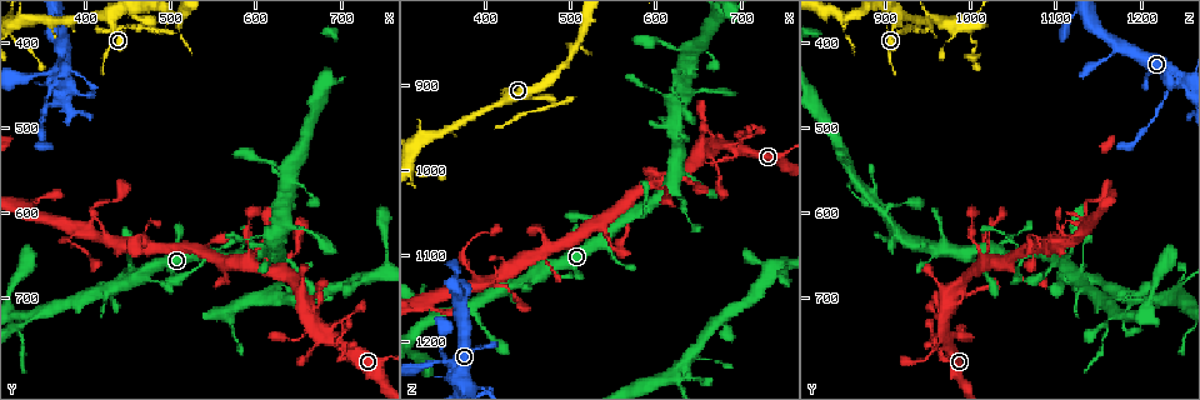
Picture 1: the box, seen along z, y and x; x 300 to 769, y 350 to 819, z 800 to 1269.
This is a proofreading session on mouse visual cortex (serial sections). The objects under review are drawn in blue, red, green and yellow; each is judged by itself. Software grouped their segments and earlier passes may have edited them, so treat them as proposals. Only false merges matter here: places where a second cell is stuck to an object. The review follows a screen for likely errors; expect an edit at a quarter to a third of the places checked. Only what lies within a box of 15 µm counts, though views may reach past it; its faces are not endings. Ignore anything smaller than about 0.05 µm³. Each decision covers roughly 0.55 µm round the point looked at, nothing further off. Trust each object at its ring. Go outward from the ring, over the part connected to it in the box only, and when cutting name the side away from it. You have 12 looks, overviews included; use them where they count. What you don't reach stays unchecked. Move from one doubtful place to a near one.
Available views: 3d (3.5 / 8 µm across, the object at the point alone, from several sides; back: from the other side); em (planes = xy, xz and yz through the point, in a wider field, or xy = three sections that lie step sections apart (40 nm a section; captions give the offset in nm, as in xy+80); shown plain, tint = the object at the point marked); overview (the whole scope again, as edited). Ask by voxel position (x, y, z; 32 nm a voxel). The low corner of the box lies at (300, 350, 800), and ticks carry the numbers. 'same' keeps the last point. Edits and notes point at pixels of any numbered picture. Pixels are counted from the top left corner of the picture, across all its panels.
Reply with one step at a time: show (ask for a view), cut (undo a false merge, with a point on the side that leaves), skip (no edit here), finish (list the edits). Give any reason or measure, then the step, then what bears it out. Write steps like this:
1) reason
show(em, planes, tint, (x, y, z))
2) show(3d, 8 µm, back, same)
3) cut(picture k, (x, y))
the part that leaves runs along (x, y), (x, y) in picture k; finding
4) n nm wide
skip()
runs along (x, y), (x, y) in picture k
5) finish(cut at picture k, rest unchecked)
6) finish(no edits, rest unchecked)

two arms in line, one across
show(3d, 3.5 µm, (345, 720, 1170))

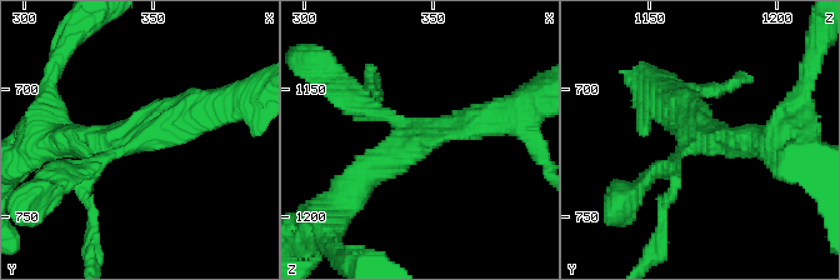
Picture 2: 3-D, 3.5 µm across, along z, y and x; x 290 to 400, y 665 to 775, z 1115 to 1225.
shape alone is not enough
show(em, xy, step 3, tint, (346, 717, 1170))

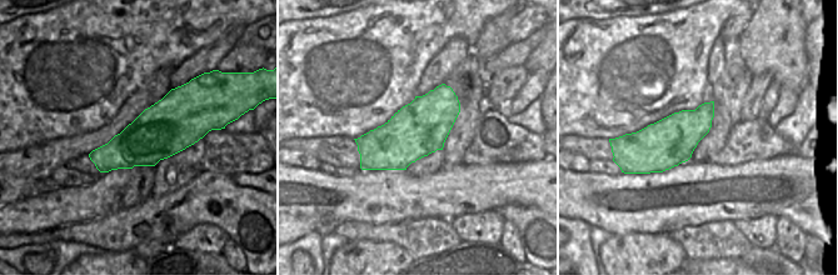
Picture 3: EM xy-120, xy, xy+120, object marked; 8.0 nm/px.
arms of 150, 350, 400 nm
skip()
runs along (494, 115), (395, 150), (353, 189) in picture 2; continuous, no second cell

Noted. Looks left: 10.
sharp bend
show(3d, 8 µm, (480, 385, 925))

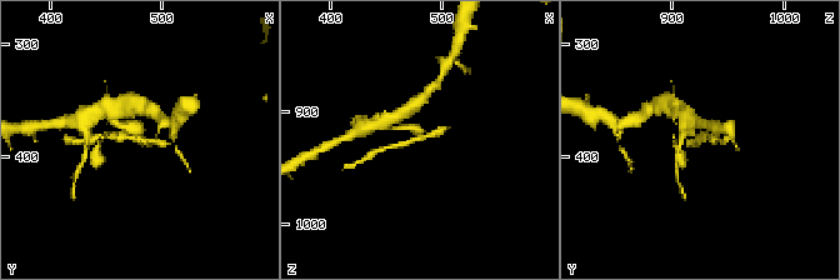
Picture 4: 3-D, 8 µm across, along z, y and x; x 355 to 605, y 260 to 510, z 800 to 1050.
closer look
show(3d, 3.5 µm, (478, 384, 922))

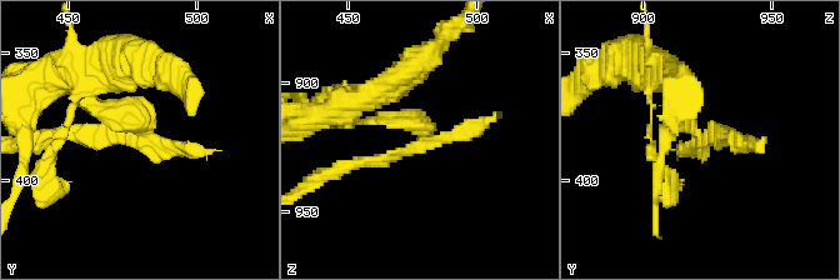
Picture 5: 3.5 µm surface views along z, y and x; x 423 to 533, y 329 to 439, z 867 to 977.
need the tissue
show(em, xy, step 5, tint, (479, 382, 922))

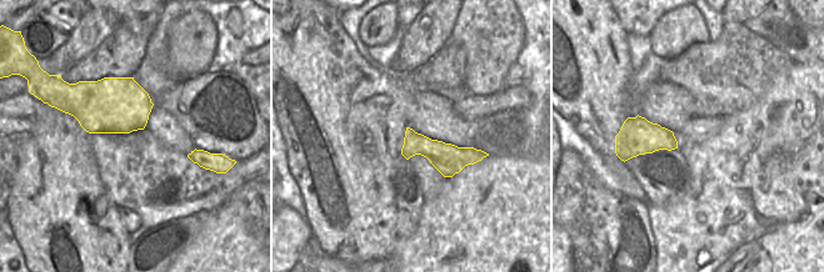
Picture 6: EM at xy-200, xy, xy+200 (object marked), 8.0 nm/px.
cut(picture 5, (98, 128))
the part that leaves runs along (423, 143), (315, 181) in picture 5; a second cell is stuck on

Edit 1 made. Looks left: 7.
four-way junction
show(3d, 8 µm, (370, 445, 1245))

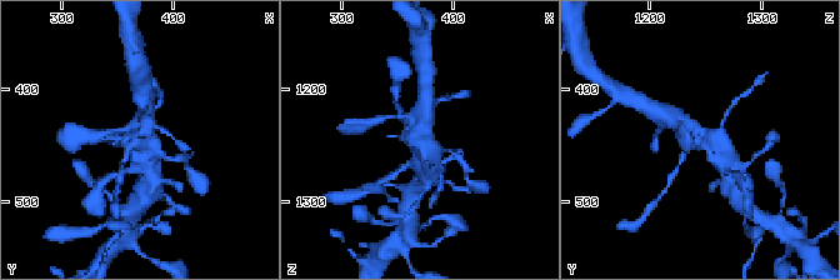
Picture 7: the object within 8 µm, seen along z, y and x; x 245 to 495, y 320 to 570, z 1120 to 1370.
closer look
show(3d, 3.5 µm, (372, 446, 1248))

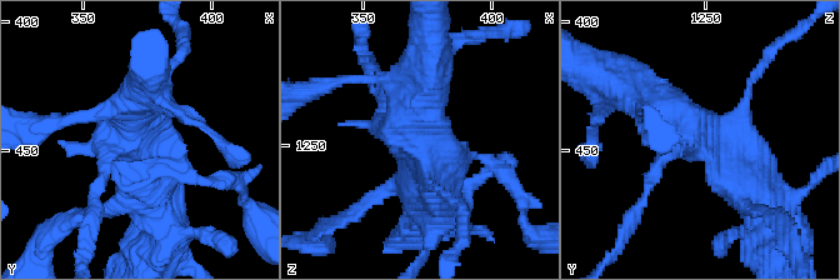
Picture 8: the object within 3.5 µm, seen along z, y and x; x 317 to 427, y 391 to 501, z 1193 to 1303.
show(em, xy, step 5, tint, (369, 443, 1246))

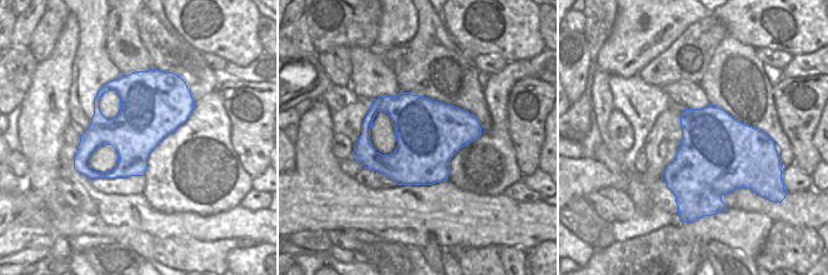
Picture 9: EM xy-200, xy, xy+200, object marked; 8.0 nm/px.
skip()
runs along (429, 63), (414, 136), (341, 124) in picture 8; one cell here

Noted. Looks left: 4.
sharp bend
show(3d, 8 µm, (695, 750, 975))

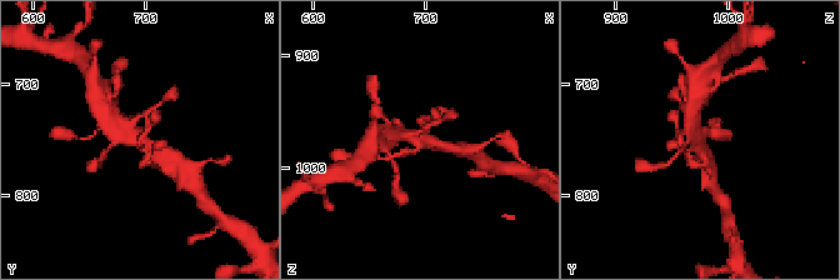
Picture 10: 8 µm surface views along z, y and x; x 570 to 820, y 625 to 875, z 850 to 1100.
show(3d, 3.5 µm, back, (692, 750, 974))

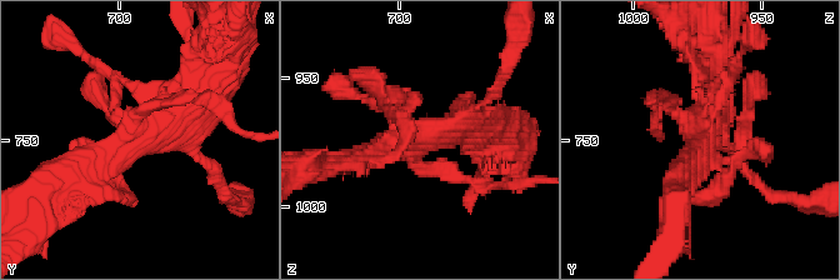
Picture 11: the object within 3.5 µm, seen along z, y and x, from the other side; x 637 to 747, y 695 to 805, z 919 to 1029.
skip()
runs along (74, 174), (204, 89) in picture 11; all the same cell

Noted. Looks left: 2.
finish(cut at picture 5, rest unchecked)

